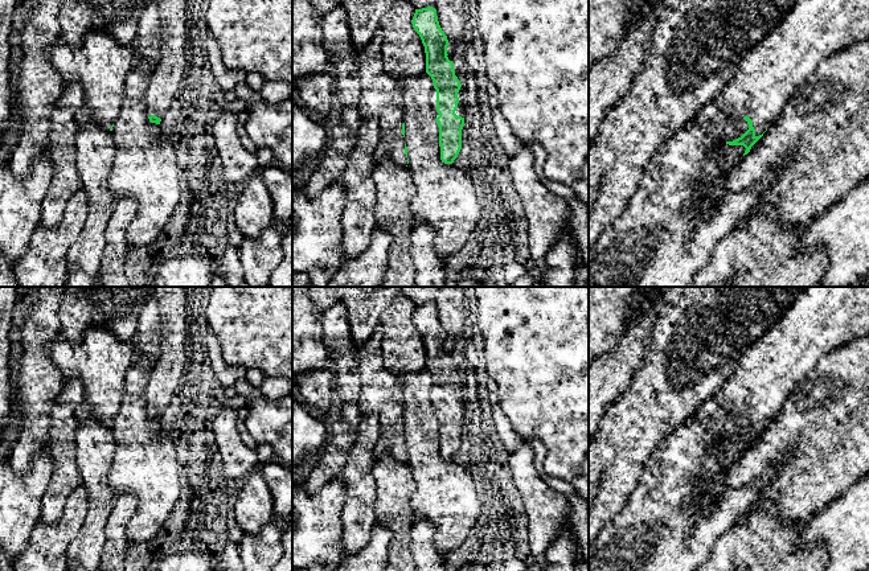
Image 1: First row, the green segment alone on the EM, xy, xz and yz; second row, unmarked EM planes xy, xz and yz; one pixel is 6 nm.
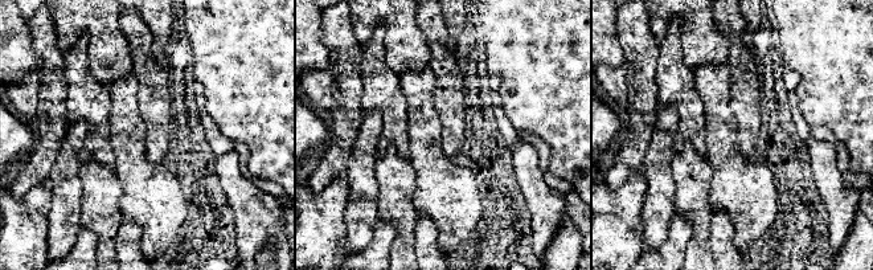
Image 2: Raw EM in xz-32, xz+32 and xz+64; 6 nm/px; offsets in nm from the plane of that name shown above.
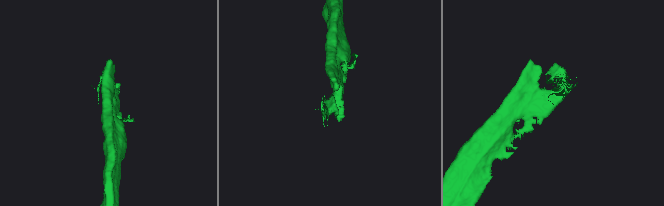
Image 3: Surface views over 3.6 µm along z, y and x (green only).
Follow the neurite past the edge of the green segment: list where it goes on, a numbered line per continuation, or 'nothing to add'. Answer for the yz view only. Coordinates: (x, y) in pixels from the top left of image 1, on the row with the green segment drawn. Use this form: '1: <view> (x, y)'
nothing to add

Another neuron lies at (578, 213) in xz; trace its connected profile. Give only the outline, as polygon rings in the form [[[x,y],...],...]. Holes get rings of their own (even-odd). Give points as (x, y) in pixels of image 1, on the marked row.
[[[569,197],[566,201],[579,254],[589,263],[589,209],[577,197]]]

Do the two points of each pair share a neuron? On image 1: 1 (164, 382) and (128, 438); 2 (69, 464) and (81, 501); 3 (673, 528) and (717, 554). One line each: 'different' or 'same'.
1: different
2: different
3: different

